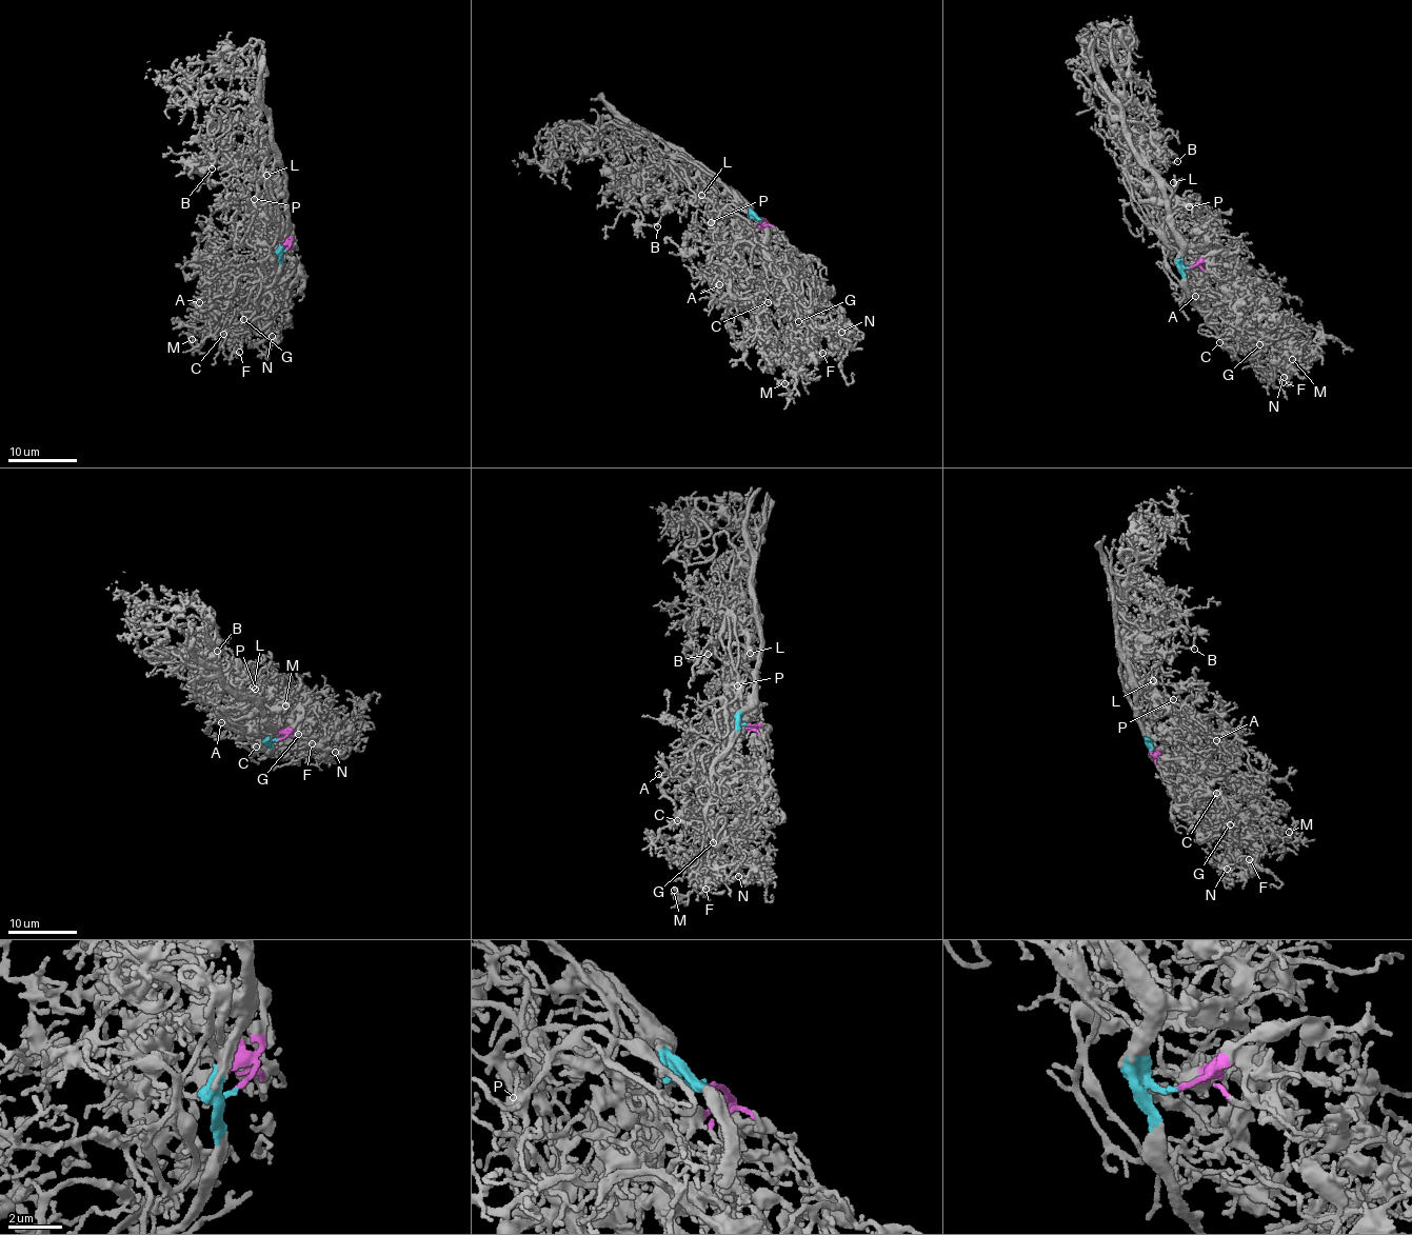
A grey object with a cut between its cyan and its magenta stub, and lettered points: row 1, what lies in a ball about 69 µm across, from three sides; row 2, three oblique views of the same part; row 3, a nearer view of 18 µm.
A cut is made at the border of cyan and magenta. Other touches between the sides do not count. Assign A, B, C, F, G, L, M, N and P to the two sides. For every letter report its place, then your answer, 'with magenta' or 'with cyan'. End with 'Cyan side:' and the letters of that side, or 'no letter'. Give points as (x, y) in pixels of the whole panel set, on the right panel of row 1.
A: place (1195, 296); with cyan
B: place (1177, 161); with cyan
C: place (1219, 342); with cyan
F: place (1283, 382); with cyan
G: place (1259, 344); with cyan
L: place (1173, 182); with cyan
M: place (1292, 359); with cyan
N: place (1284, 377); with cyan
P: place (1189, 206); with cyan
Cyan side: A, B, C, F, G, L, M, N, P

